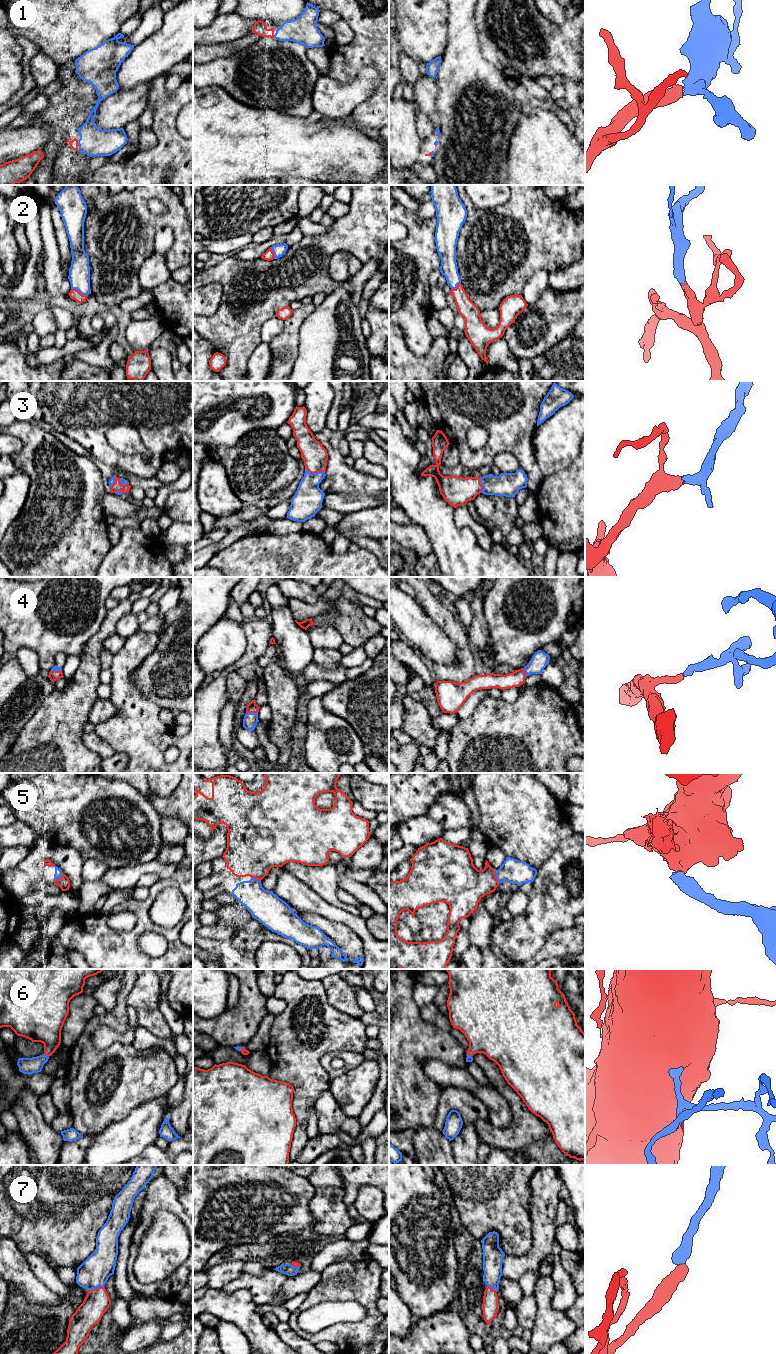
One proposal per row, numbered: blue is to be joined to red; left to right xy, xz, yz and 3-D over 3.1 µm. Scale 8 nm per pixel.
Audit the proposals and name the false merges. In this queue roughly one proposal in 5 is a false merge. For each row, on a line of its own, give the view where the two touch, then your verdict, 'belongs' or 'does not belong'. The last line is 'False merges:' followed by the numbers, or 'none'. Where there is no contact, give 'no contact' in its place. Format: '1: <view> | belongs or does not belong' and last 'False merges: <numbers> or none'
1: xy | belongs
2: xy | belongs
3: xz | belongs
4: xz | belongs
5: yz | belongs
6: xy | belongs
7: xy | belongs
False merges: none

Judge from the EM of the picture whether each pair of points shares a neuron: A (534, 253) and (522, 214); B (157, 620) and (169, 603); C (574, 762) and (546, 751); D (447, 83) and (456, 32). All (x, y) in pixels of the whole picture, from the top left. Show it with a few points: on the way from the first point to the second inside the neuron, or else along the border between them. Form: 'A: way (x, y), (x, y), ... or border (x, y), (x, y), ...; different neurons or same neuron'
A: way (534, 243), (534, 234), (530, 230), (530, 224); same neuron
B: way (159, 616), (165, 607); same neuron
C: border (574, 755), (567, 758), (565, 762); different neurons
D: way (456, 70), (456, 45); same neuron

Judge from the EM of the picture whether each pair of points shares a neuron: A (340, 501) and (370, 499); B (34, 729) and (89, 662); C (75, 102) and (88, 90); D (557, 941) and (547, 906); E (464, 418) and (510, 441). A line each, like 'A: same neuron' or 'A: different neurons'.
A: same neuron
B: same neuron
C: different neurons
D: different neurons
E: same neuron

